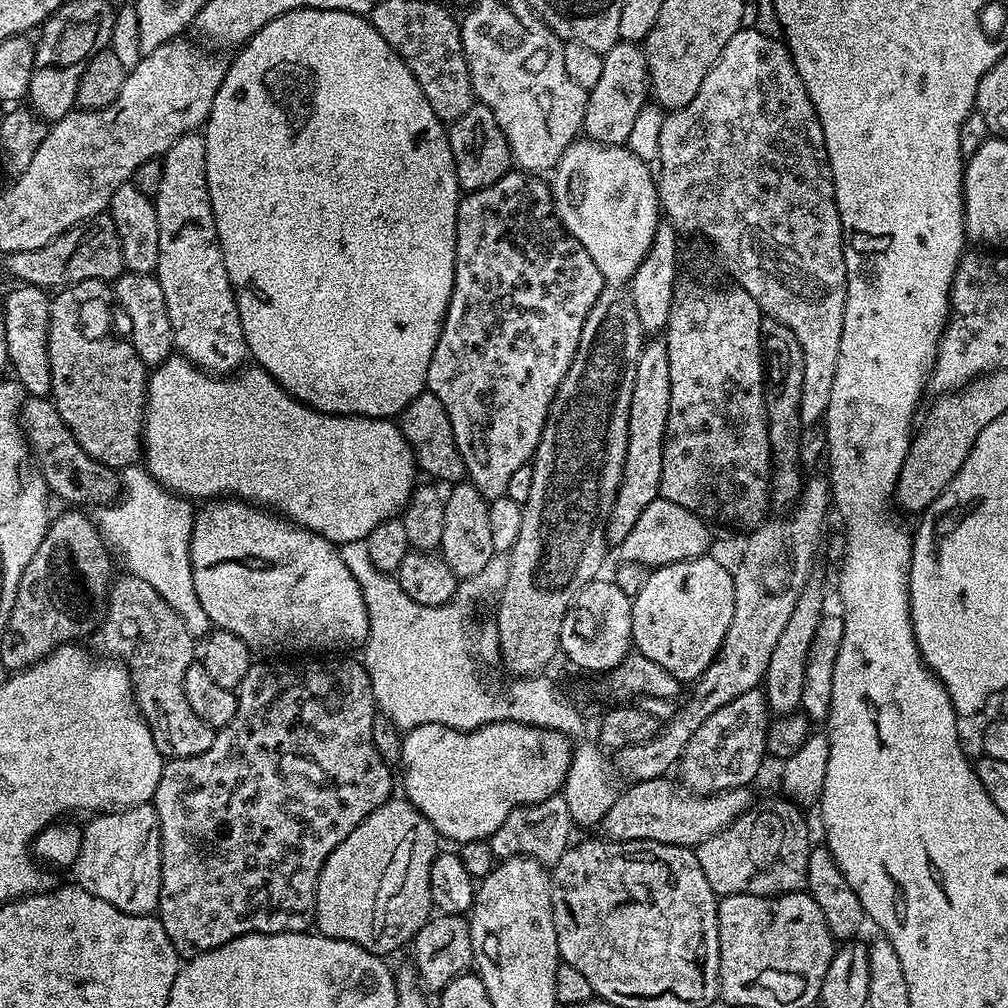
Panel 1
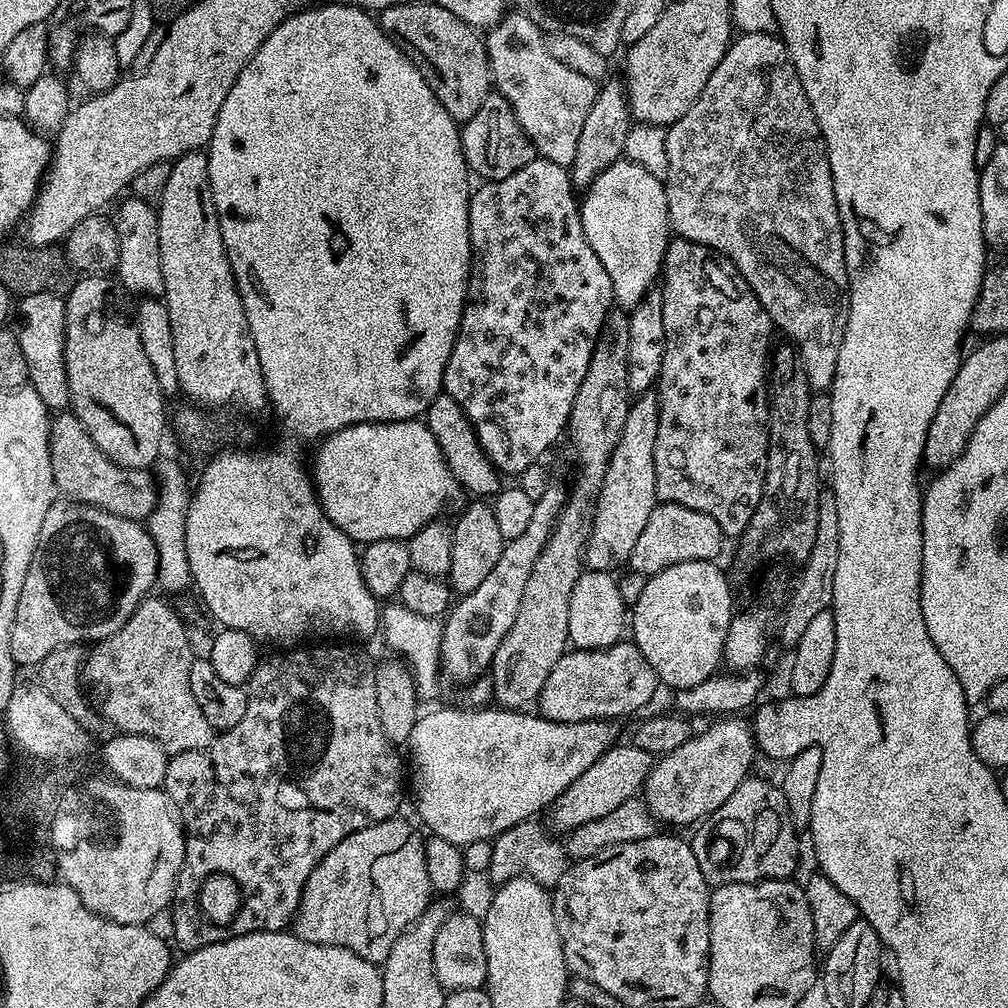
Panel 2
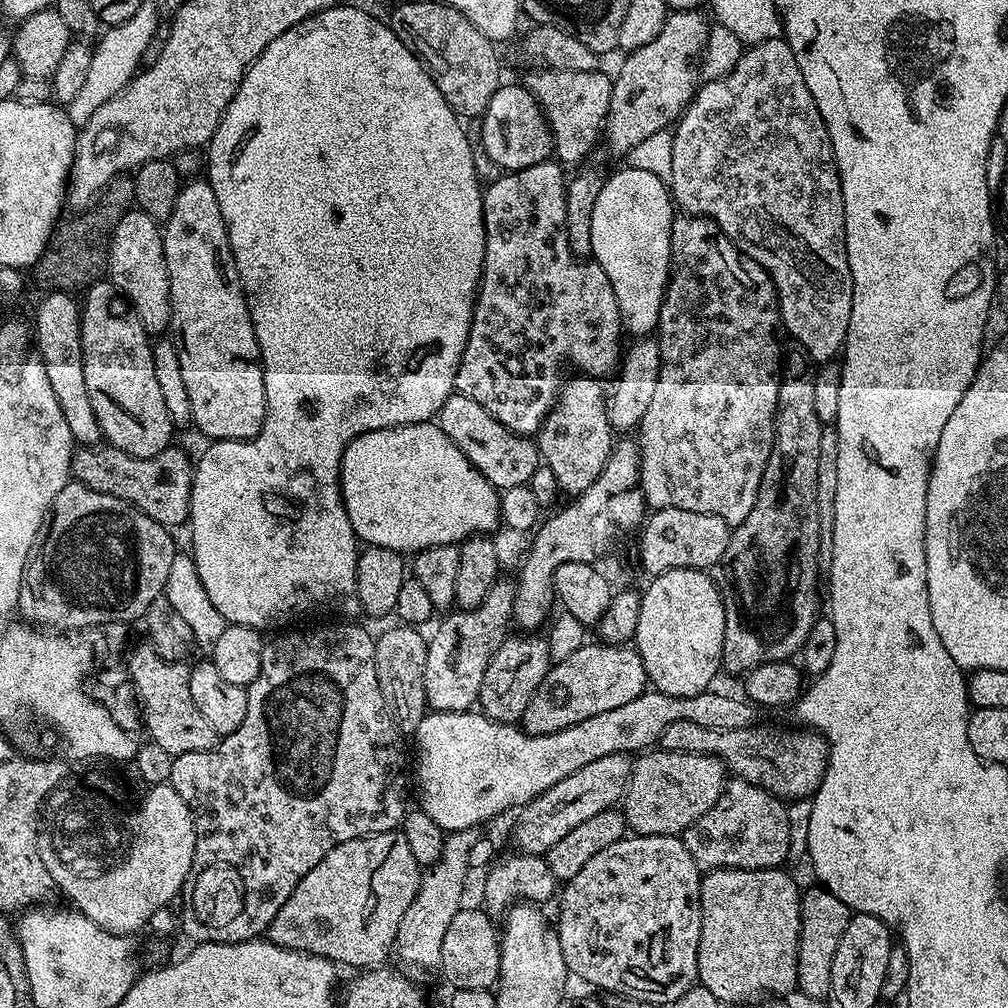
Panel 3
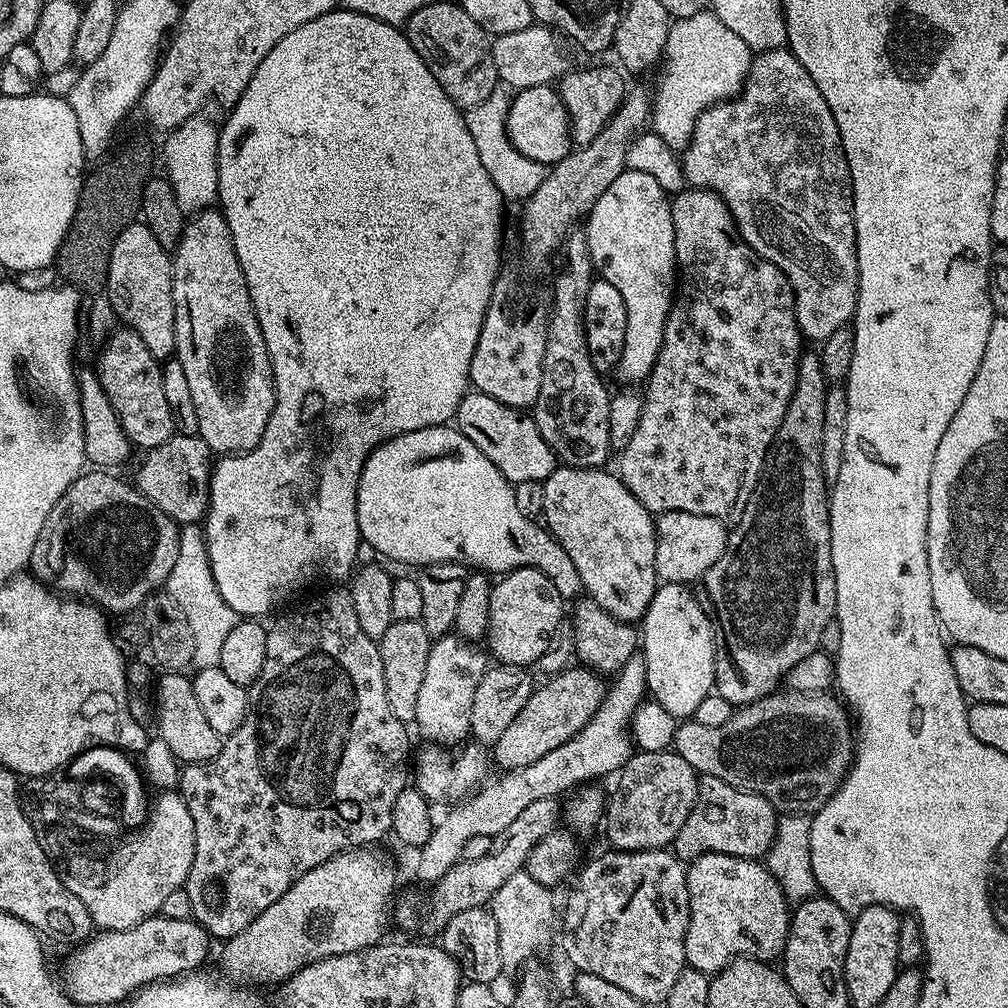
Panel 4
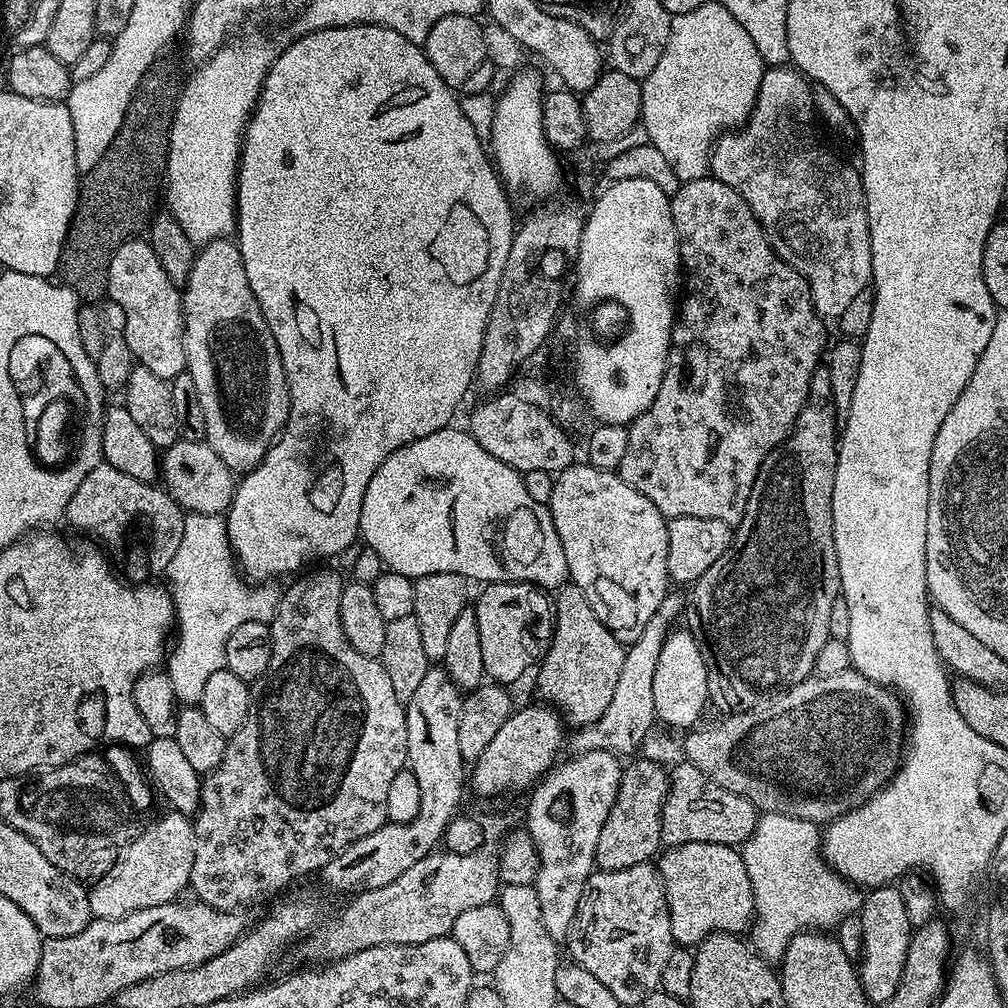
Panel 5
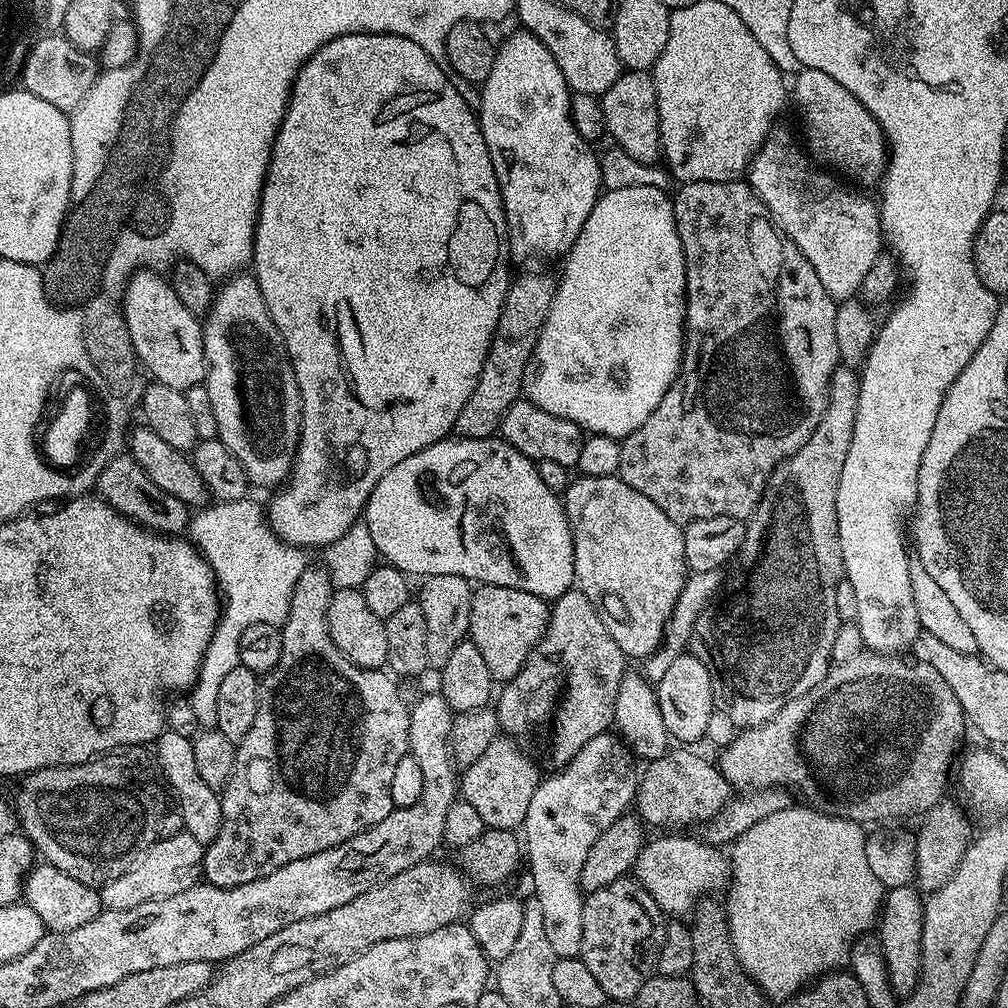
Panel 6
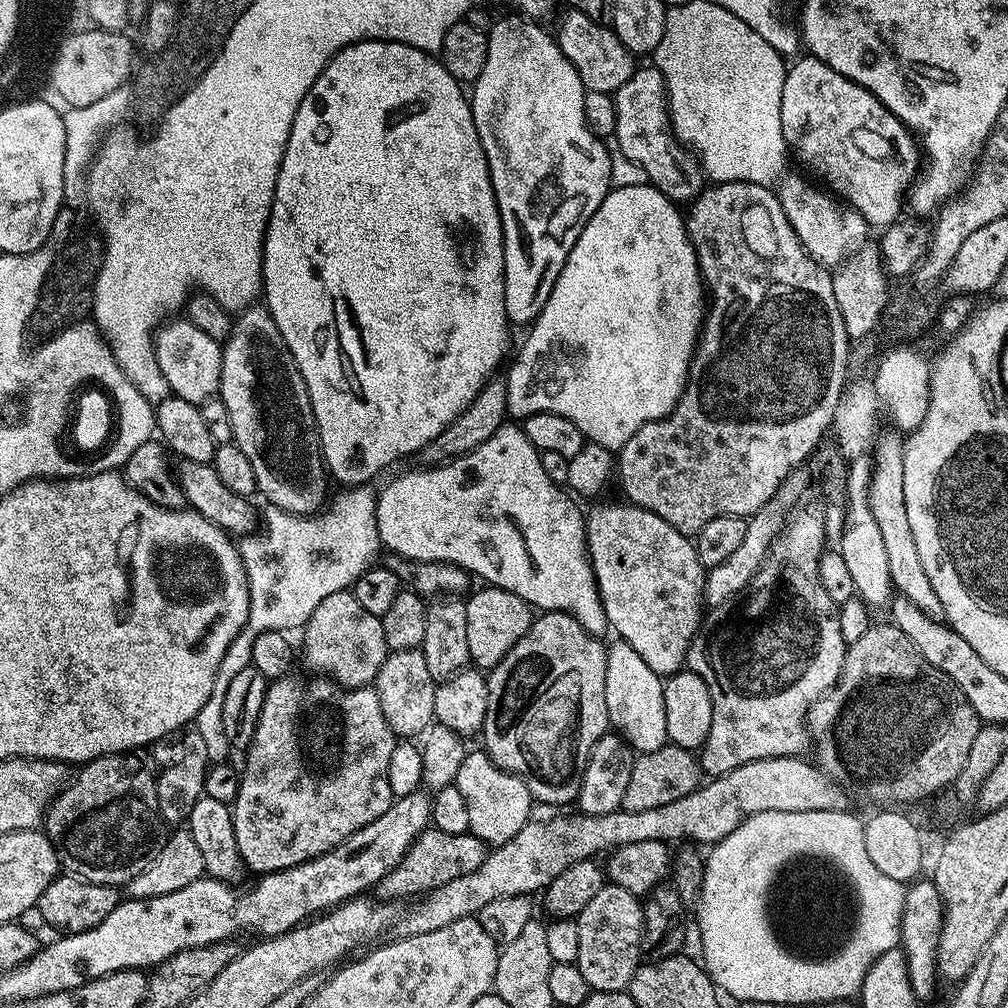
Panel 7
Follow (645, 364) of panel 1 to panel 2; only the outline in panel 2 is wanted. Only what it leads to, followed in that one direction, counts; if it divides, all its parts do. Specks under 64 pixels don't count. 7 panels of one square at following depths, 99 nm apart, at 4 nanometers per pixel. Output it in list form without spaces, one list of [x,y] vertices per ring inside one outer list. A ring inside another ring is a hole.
[[[655,391],[639,393],[629,403],[618,446],[614,446],[606,466],[606,478],[602,478],[592,529],[584,545],[584,562],[591,571],[611,573],[612,568],[623,569],[630,558],[630,550],[634,550],[650,514],[656,509],[654,442],[658,438],[659,413],[660,397]]]

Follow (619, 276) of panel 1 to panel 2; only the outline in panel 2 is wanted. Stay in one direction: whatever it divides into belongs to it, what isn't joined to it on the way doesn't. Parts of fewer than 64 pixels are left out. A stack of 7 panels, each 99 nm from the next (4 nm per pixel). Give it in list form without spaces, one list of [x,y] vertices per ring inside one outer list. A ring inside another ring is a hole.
[[[621,158],[588,185],[579,206],[586,238],[594,246],[594,254],[598,254],[598,262],[610,274],[615,303],[624,310],[635,308],[655,285],[652,283],[657,283],[668,249],[670,225],[663,180]]]

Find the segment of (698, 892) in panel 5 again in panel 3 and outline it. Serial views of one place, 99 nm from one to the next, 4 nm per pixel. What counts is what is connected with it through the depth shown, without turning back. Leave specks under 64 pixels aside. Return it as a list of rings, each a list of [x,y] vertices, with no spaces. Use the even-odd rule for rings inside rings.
[[[783,867],[758,870],[713,868],[700,877],[702,930],[698,942],[696,975],[702,987],[710,990],[710,994],[714,994],[721,1005],[784,998],[791,988],[797,987],[802,892],[799,887],[796,889],[795,882],[784,871]]]

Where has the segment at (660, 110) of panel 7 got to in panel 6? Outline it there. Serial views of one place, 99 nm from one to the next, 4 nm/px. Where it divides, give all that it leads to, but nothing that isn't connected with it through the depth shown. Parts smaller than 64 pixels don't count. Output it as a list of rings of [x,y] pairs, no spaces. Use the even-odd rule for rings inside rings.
[[[621,71],[620,76],[599,97],[604,115],[604,126],[609,137],[613,136],[615,143],[630,158],[638,158],[647,164],[657,163],[660,131],[658,130],[658,110],[656,109],[656,91],[654,82],[648,72]]]

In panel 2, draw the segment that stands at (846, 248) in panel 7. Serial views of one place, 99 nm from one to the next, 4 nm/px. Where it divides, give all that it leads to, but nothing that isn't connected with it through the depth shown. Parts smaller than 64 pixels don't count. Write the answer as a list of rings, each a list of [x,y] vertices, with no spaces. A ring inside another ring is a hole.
[[[746,32],[737,35],[728,45],[726,54],[722,62],[718,62],[714,74],[710,74],[710,82],[706,82],[706,90],[702,90],[698,102],[694,102],[694,106],[690,106],[690,110],[686,110],[686,114],[682,114],[678,122],[671,124],[667,134],[668,175],[664,177],[663,182],[671,231],[679,239],[698,242],[720,253],[721,256],[727,256],[732,261],[732,265],[740,271],[745,282],[752,287],[758,302],[762,302],[773,325],[779,331],[781,328],[788,335],[785,337],[796,345],[802,358],[802,366],[806,366],[806,378],[813,393],[820,394],[831,389],[838,370],[838,350],[844,341],[844,331],[848,321],[848,271],[844,257],[844,231],[834,194],[828,147],[824,145],[824,136],[820,132],[814,110],[810,106],[810,98],[806,98],[806,90],[802,90],[802,82],[788,53],[788,47],[784,45],[779,35],[770,32]]]

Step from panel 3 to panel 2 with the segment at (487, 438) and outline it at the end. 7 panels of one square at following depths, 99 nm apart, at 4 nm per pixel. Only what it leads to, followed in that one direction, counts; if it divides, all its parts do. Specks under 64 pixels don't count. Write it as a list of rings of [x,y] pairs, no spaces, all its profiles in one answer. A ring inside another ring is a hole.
[[[443,394],[436,396],[427,410],[426,423],[430,434],[434,434],[434,438],[461,489],[465,493],[473,492],[476,495],[473,497],[476,498],[495,497],[502,487],[501,473],[493,468],[490,458],[482,450],[480,440],[476,436],[475,430],[472,429],[472,424],[466,418],[462,406],[458,406],[458,402],[454,402],[454,398],[449,396]]]

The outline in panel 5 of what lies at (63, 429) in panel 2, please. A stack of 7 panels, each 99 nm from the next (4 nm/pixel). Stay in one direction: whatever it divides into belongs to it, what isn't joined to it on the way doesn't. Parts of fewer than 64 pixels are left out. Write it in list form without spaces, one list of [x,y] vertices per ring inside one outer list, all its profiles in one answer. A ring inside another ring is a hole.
[[[178,439],[171,444],[169,448],[163,449],[162,452],[162,481],[163,487],[169,496],[176,499],[176,503],[184,509],[185,513],[197,512],[198,514],[214,514],[215,516],[224,516],[232,504],[232,499],[236,493],[238,483],[237,477],[232,469],[214,454],[214,450],[204,440],[186,440]]]

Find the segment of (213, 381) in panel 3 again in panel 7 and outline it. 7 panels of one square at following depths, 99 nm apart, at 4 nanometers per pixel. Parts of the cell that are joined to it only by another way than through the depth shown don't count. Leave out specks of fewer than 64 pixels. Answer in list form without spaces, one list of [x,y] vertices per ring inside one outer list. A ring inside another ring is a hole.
[[[267,307],[245,308],[232,321],[232,333],[222,344],[222,374],[218,398],[226,402],[230,413],[232,439],[250,458],[254,466],[256,491],[269,504],[280,507],[295,516],[311,516],[325,507],[324,494],[330,485],[326,475],[324,456],[320,452],[320,439],[316,433],[314,410],[310,406],[310,394],[306,382],[274,322]]]

